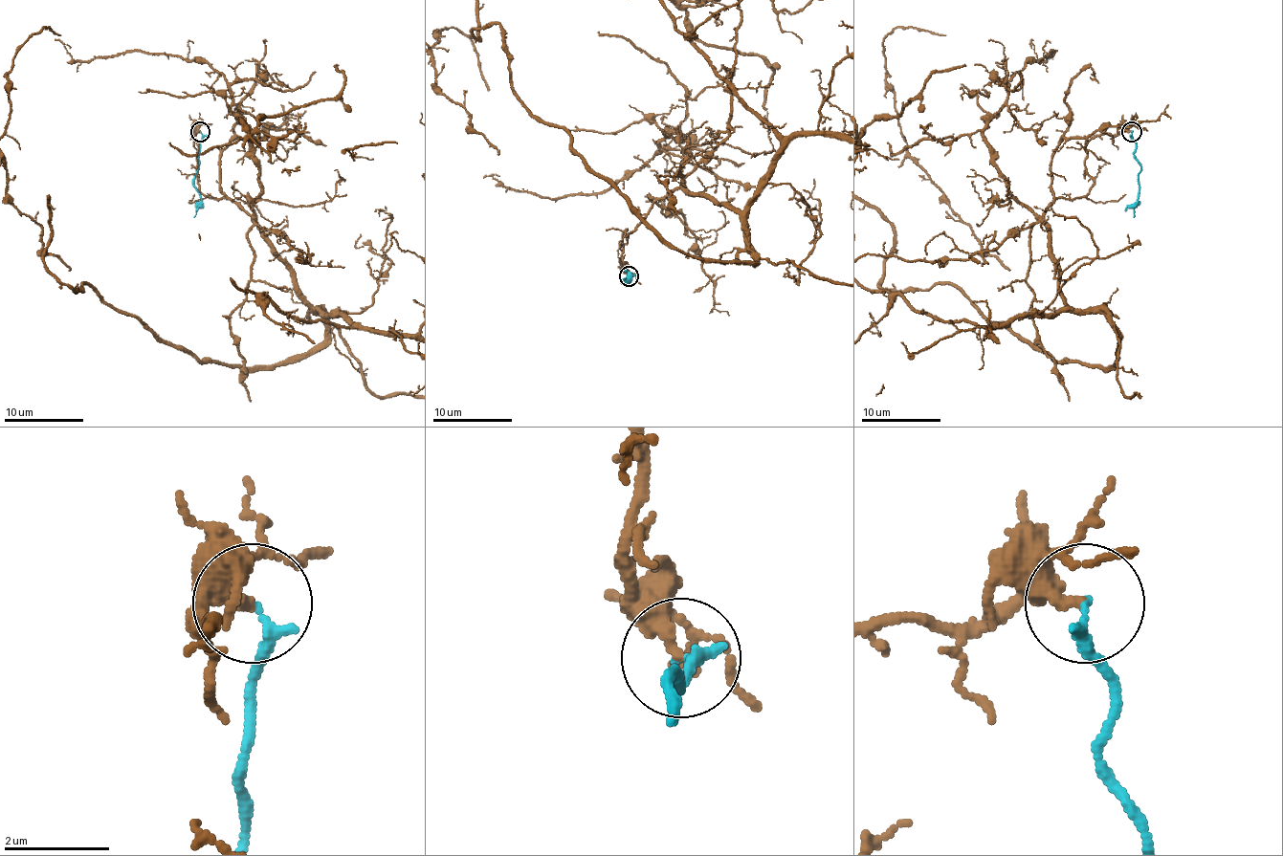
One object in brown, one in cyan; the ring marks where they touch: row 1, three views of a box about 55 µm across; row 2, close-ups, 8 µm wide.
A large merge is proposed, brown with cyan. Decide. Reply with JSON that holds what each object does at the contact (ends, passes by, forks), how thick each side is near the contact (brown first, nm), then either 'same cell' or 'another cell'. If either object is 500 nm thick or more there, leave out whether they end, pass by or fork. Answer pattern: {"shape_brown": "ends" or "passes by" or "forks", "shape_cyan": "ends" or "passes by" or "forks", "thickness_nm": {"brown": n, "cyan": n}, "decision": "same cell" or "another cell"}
{"shape_brown": "ends", "shape_cyan": "ends", "thickness_nm": {"brown": 280, "cyan": 220}, "decision": "another cell"}

